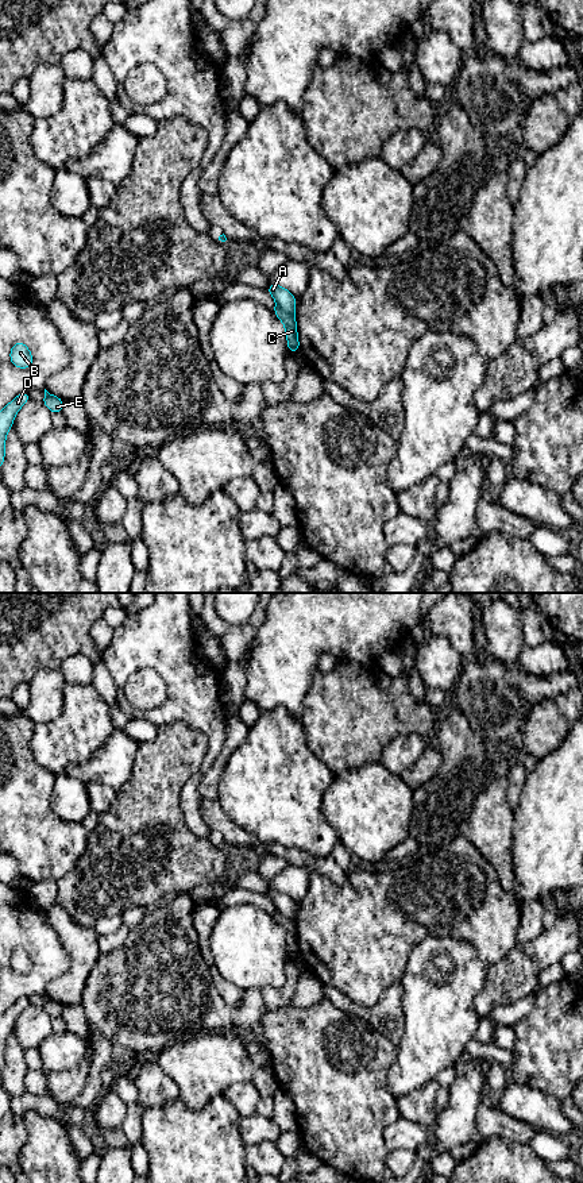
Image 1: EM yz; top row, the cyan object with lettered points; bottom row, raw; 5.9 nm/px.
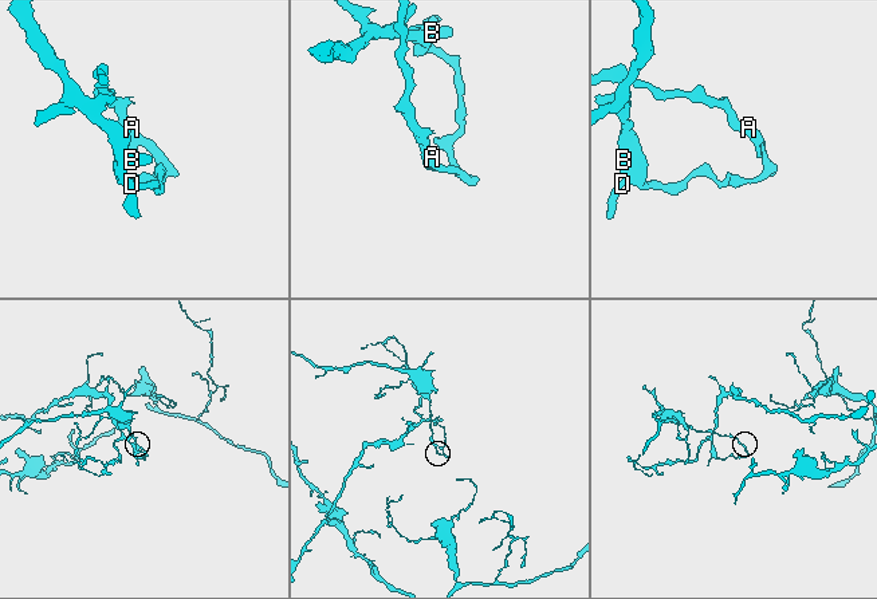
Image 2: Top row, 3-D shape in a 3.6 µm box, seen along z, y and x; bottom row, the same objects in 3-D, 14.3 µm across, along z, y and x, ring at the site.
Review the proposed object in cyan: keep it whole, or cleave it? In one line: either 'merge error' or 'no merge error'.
merge error

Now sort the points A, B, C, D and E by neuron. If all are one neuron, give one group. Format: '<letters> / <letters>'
A B D E / C

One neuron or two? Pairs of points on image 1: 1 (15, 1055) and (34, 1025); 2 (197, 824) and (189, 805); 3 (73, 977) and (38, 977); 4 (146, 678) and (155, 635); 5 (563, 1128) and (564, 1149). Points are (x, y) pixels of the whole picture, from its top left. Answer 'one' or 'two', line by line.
1: two
2: one
3: two
4: two
5: two

